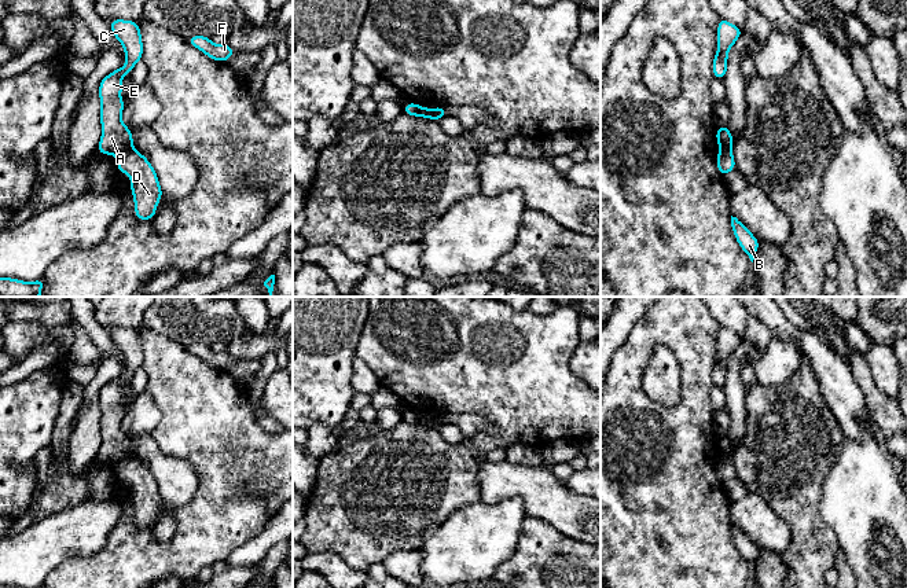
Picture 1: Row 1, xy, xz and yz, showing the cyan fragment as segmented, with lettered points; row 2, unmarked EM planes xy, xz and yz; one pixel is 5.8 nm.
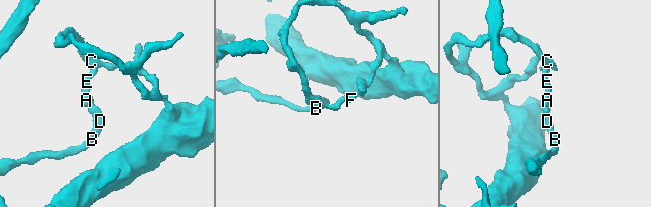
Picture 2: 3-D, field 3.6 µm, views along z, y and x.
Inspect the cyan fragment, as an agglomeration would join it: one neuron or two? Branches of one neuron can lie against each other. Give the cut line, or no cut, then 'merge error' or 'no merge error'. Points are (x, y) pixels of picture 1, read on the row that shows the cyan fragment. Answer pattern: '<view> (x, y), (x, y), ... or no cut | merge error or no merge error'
xy (132, 147), (117, 155) | merge error

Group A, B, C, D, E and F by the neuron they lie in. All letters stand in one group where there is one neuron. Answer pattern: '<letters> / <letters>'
A C E F / B D

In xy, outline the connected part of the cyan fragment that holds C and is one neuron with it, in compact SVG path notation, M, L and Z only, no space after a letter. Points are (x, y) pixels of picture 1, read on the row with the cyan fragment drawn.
M114 19L109 25L124 47L125 66L103 77L99 84L102 137L98 151L103 155L120 155L133 148L132 132L121 120L125 107L125 102L121 100L122 77L131 74L143 58L143 41L140 27L135 21Z

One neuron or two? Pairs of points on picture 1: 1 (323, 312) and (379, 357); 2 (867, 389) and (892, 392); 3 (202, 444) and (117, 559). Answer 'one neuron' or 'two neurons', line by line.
1: two neurons
2: two neurons
3: one neuron

